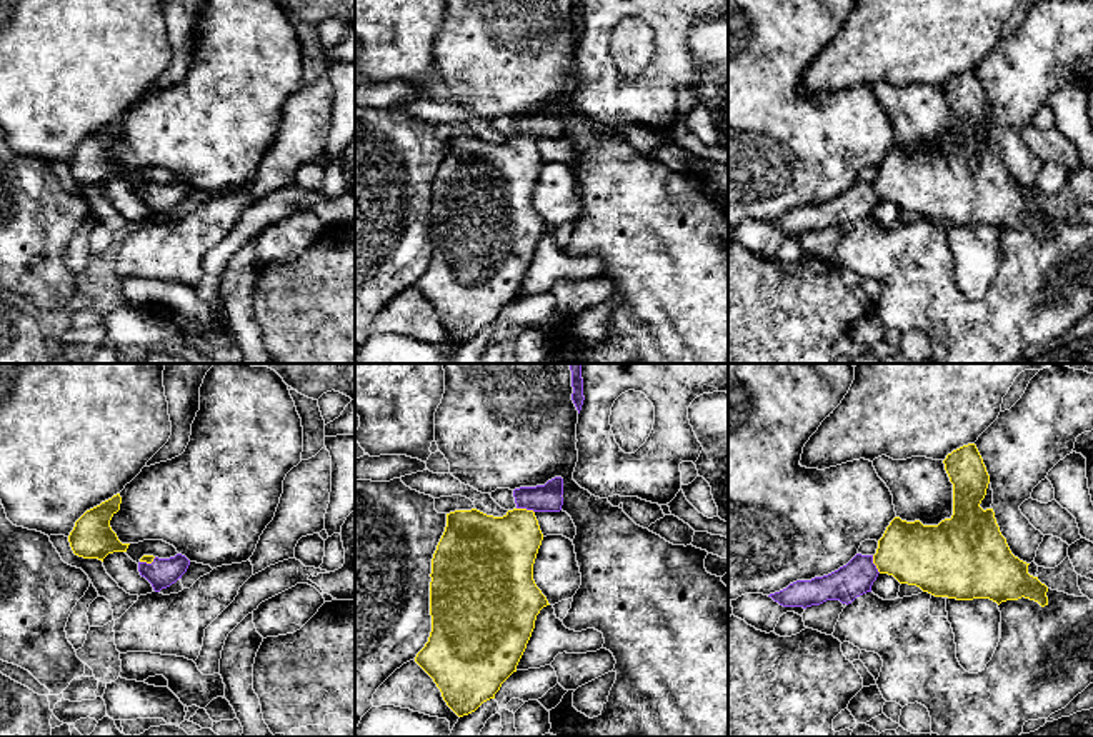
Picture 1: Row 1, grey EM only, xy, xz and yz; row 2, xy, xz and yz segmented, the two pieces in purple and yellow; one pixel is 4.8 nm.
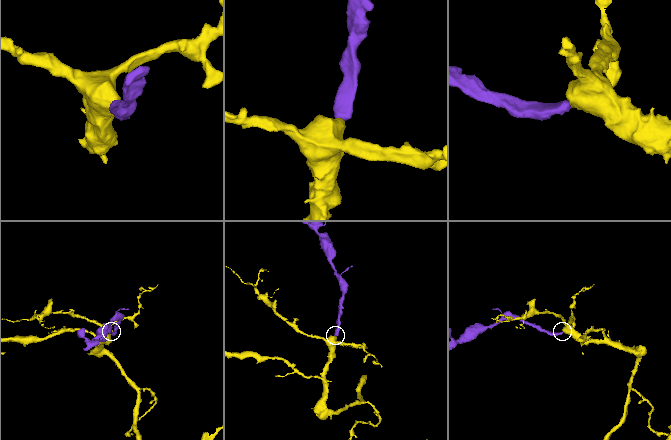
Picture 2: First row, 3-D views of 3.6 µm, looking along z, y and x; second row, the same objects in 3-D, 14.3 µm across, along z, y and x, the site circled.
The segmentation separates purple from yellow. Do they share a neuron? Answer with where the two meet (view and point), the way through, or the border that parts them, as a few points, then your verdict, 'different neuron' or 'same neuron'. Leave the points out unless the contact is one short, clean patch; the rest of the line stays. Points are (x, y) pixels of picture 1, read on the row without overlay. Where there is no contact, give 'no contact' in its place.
contact xz (525, 134); way xz (547, 124), (534, 125), (525, 134), (517, 162), (500, 179); same neuron

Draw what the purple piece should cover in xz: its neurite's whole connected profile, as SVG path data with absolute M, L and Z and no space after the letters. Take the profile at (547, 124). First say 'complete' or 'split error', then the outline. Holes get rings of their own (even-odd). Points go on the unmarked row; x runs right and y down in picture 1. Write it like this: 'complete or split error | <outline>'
split error | M563 105L545 112L513 117L517 133L503 143L487 142L477 135L447 140L447 153L432 185L430 242L432 258L415 288L433 305L447 332L458 342L475 338L483 328L495 325L502 310L517 298L540 237L548 230L533 207L533 190L543 167L537 138L560 138L563 132Z

